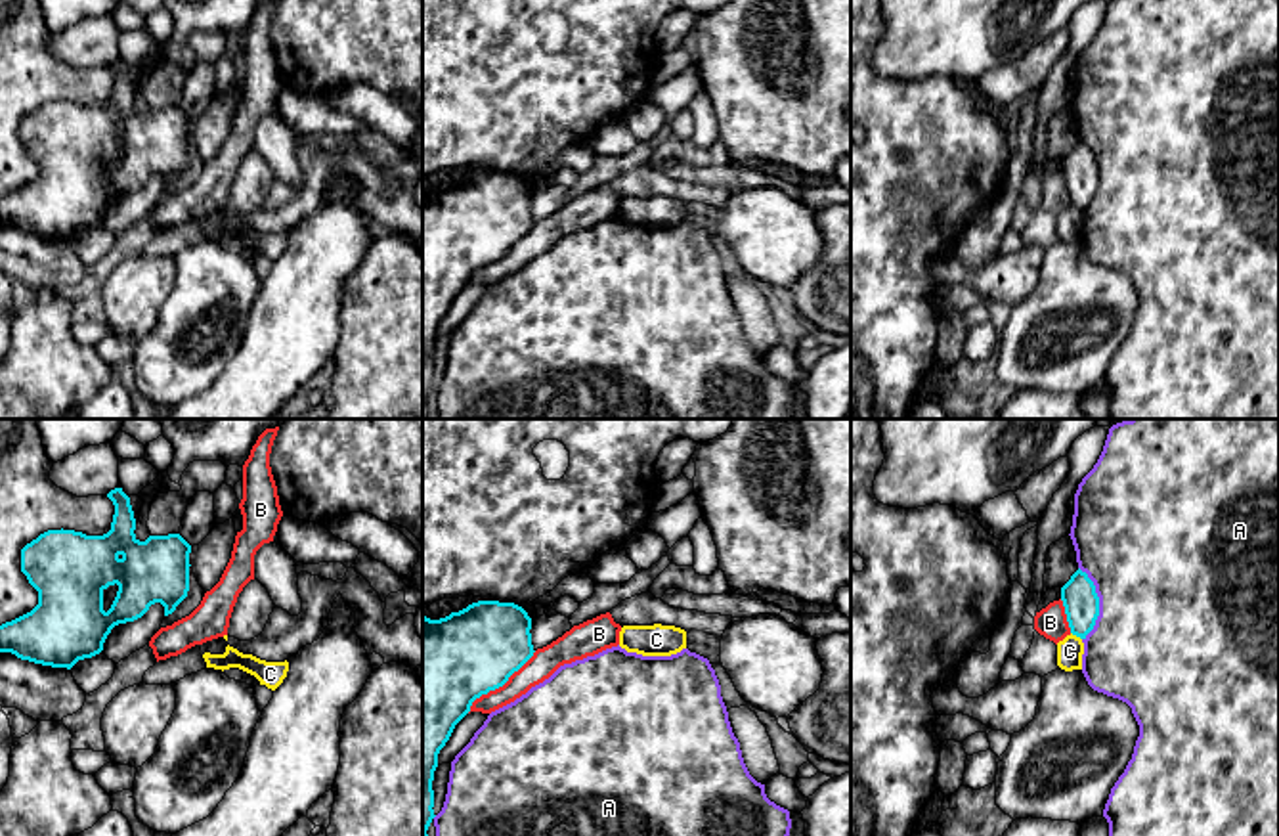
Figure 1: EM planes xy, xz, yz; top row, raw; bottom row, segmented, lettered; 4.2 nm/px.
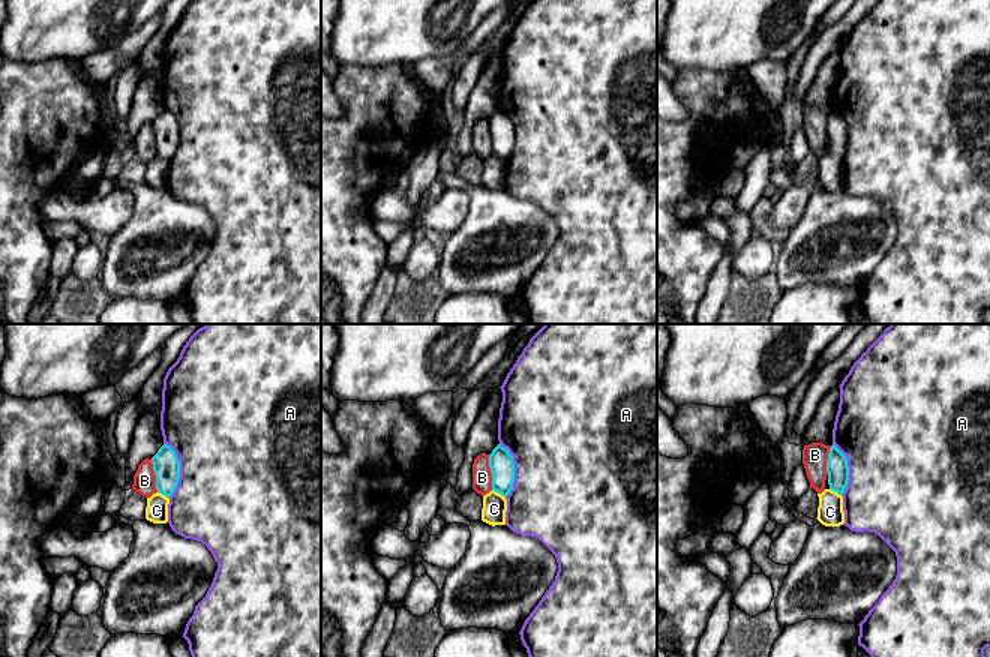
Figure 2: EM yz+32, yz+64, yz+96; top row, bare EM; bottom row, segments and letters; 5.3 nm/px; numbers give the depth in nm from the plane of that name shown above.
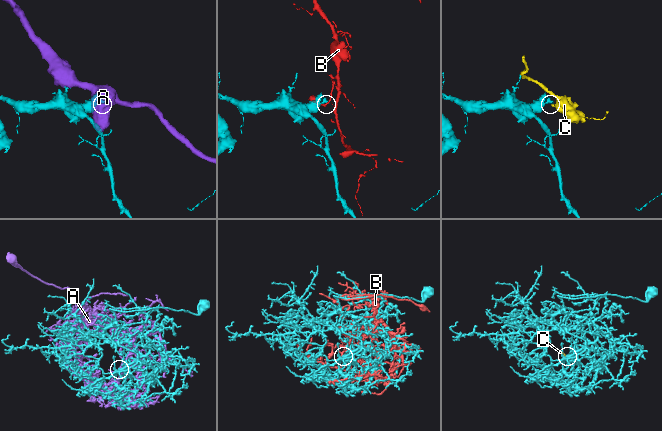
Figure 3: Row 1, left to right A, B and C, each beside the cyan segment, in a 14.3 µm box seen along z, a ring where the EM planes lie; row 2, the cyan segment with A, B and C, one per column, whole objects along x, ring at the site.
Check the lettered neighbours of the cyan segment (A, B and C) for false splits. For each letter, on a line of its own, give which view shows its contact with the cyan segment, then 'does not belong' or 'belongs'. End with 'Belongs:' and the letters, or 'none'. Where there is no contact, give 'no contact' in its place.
A: yz | does not belong
B: xz | does not belong
C: yz | does not belong
Belongs: none

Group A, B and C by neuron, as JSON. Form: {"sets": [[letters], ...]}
{"sets": [["A"], ["B"], ["C"]]}

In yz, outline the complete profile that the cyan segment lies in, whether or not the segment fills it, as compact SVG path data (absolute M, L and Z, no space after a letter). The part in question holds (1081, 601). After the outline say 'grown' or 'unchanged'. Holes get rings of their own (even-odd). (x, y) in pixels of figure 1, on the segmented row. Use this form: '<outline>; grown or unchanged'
M1078 568L1071 576L1071 580L1061 587L1061 601L1071 633L1086 639L1099 616L1099 597L1095 593L1094 582L1086 572Z; unchanged

